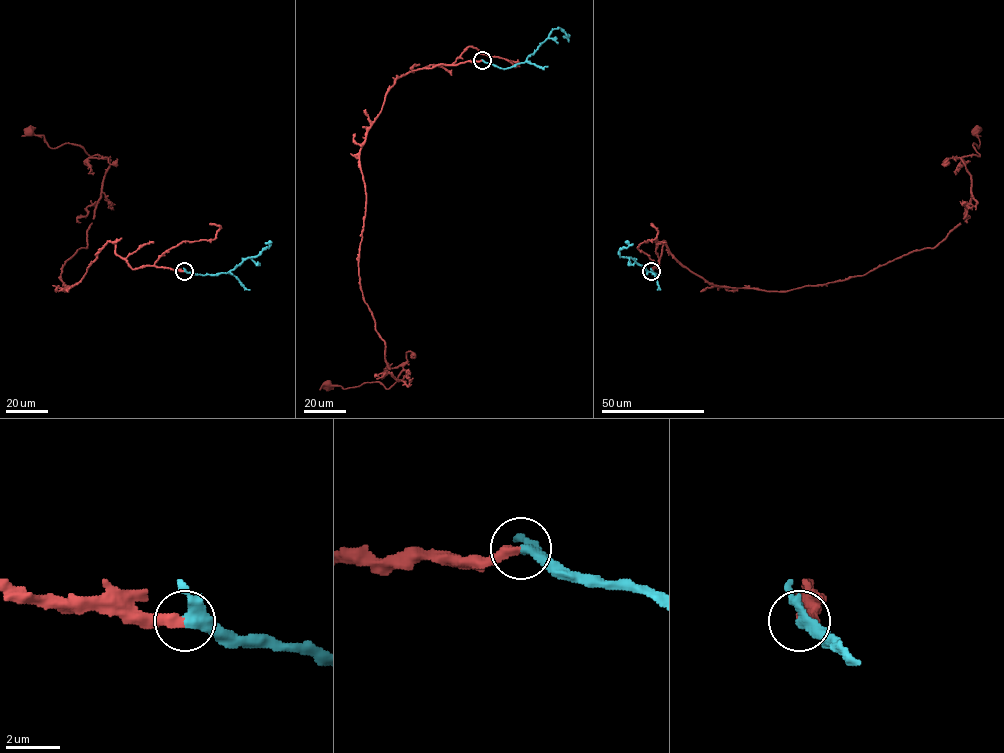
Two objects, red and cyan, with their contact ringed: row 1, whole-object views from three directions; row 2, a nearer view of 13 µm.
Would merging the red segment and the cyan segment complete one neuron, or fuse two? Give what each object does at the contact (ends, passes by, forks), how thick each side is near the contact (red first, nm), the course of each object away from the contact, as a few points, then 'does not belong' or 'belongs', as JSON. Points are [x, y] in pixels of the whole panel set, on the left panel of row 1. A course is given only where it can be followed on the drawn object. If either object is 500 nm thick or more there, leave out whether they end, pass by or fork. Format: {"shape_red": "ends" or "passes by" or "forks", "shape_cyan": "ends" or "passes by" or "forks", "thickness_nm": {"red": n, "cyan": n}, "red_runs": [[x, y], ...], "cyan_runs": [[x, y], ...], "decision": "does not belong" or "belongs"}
{"shape_red": "ends", "shape_cyan": "passes by", "thickness_nm": {"red": 360, "cyan": 360}, "red_runs": [[184, 271], [132, 269], [109, 242], [62, 289], [109, 162], [29, 131]], "cyan_runs": [[184, 271], [205, 274], [229, 272], [269, 247], [265, 243]], "decision": "belongs"}

